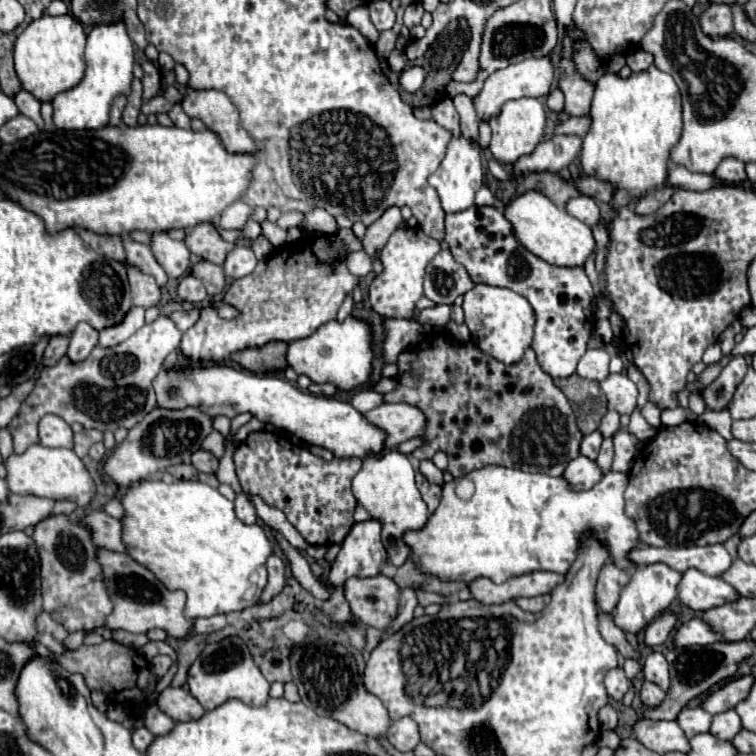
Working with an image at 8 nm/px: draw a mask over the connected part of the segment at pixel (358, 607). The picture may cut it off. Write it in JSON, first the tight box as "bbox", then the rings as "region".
{"bbox":[344,576,400,630],"region":[[[386,576],[356,578],[344,582],[344,594],[352,614],[366,626],[386,630],[396,616],[400,588]]]}

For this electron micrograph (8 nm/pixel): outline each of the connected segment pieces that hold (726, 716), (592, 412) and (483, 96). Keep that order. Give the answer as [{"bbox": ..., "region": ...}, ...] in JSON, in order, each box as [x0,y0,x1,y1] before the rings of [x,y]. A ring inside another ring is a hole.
[{"bbox":[710,710,742,740],"region":[[[734,710],[728,712],[720,712],[716,716],[712,716],[712,728],[710,734],[714,734],[720,740],[732,740],[732,736],[742,728],[740,718]]]},{"bbox":[554,374,606,436],"region":[[[572,374],[568,378],[554,380],[554,384],[570,400],[580,432],[584,436],[592,434],[598,428],[600,418],[606,414],[606,396],[602,394],[602,390],[598,388],[598,384],[594,380],[580,378],[578,374]],[[568,378],[576,378],[576,380],[568,380]]]},{"bbox":[474,56,556,120],"region":[[[542,56],[542,58],[528,58],[522,60],[518,64],[510,64],[508,68],[496,70],[494,74],[488,76],[482,92],[474,98],[474,106],[478,112],[478,118],[488,120],[490,116],[498,114],[502,104],[508,100],[518,100],[524,96],[532,96],[532,98],[542,98],[546,94],[550,94],[550,86],[554,82],[554,74],[556,74],[556,66],[550,60],[550,56]]]}]

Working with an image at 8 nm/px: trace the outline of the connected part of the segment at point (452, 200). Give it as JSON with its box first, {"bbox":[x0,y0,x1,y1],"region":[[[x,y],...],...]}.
{"bbox":[428,136,484,212],"region":[[[452,136],[446,156],[442,158],[438,170],[428,178],[428,184],[436,188],[444,212],[460,212],[474,204],[474,196],[484,182],[482,160],[480,160],[480,144],[476,140],[460,136]]]}

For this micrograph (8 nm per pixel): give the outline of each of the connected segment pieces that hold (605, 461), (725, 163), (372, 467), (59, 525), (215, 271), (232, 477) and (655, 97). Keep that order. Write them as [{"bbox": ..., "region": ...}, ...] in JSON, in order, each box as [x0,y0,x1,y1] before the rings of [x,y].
[{"bbox":[596,438,614,474],"region":[[[606,438],[606,440],[602,442],[600,454],[598,454],[598,458],[596,458],[596,464],[600,464],[600,470],[602,470],[604,474],[610,470],[612,456],[614,456],[614,452],[612,452],[612,438]]]},{"bbox":[714,158,746,184],"region":[[[724,158],[714,176],[718,180],[722,180],[724,184],[744,184],[746,182],[746,170],[744,170],[744,162],[736,160],[736,158]]]},{"bbox":[352,448,428,566],"region":[[[384,448],[380,454],[376,452],[366,454],[362,458],[360,472],[352,480],[352,490],[356,500],[370,512],[372,518],[382,522],[382,542],[394,566],[402,566],[410,556],[408,546],[402,544],[404,530],[422,528],[428,520],[428,508],[420,498],[414,476],[416,472],[406,454],[398,452],[396,448]]]},{"bbox":[32,514,112,632],"region":[[[60,514],[38,522],[32,538],[36,540],[42,558],[40,580],[44,610],[50,612],[50,616],[68,632],[92,630],[96,626],[102,626],[106,614],[110,614],[112,610],[112,600],[106,594],[102,570],[94,560],[96,546],[92,544],[88,528],[72,524],[66,514]]]},{"bbox":[192,260,226,296],"region":[[[200,260],[192,266],[192,276],[196,276],[198,280],[202,280],[208,296],[216,296],[220,292],[226,290],[226,278],[224,278],[224,270],[222,266],[216,264],[208,264],[208,260]]]},{"bbox":[216,442,242,493],"region":[[[228,442],[225,453],[219,460],[219,468],[216,476],[220,483],[228,484],[233,488],[235,493],[240,493],[242,492],[242,488],[236,475],[234,462],[232,462],[232,454],[234,454],[234,451],[235,446],[232,446],[232,442]]]},{"bbox":[580,64,682,208],"region":[[[652,64],[648,70],[630,74],[628,78],[604,74],[596,82],[588,116],[592,124],[582,140],[580,162],[584,174],[610,180],[616,186],[614,208],[626,206],[666,180],[668,152],[682,132],[682,96],[668,72]]]}]

